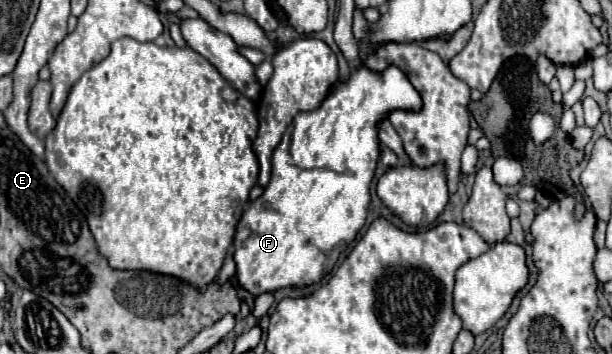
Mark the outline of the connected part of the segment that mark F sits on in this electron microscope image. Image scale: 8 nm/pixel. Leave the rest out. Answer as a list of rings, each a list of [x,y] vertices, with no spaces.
[[[361,65],[351,71],[347,83],[335,85],[319,109],[297,113],[273,153],[271,181],[265,187],[265,193],[249,205],[237,223],[233,239],[237,283],[255,297],[283,287],[309,287],[319,283],[335,267],[345,245],[349,245],[365,225],[371,201],[369,187],[379,159],[375,123],[393,109],[419,107],[419,93],[397,67],[389,67],[385,73],[373,73]]]

